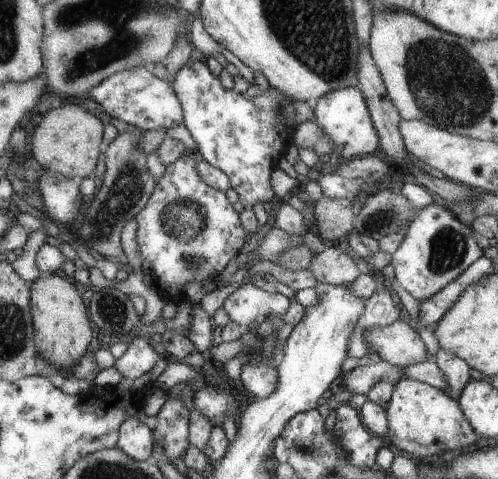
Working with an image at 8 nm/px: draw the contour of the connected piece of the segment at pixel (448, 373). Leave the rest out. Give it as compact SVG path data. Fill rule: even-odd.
M444 349L439 350L434 361L444 374L444 380L446 380L444 392L452 400L460 401L462 389L474 376L472 368L468 366L468 362L460 360L458 356L452 356L452 352L446 352Z

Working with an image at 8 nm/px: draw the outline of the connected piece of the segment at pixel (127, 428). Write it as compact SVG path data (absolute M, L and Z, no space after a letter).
M134 416L132 420L128 419L123 424L119 433L119 442L116 443L116 448L122 450L126 456L131 456L137 461L152 458L151 454L155 444L155 437L151 425L140 422Z

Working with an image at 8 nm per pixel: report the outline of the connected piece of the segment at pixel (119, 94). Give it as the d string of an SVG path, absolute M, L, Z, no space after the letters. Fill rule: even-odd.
M128 67L128 70L110 75L106 82L92 88L90 96L112 118L127 122L143 131L164 128L164 132L167 133L172 126L184 124L182 104L174 92L173 84L159 79L147 67Z

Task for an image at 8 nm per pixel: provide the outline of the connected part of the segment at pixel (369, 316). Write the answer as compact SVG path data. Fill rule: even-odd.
M388 287L376 288L365 301L364 320L360 320L364 328L384 328L404 316L401 304L394 302L395 292L391 294Z

